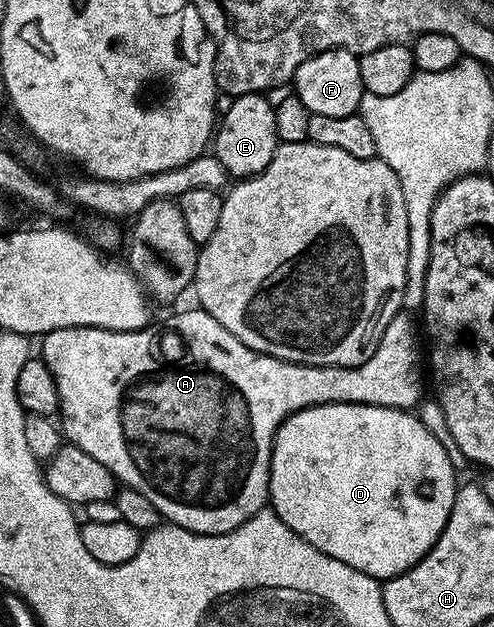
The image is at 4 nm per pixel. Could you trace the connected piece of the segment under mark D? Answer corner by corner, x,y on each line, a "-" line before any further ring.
314,404
312,408
303,408
288,416
277,430
271,451
271,477
267,495
271,511
281,518
281,522
285,522
285,526
289,526
289,530
305,538
305,542
317,546
321,554
329,554
329,558
337,558
337,562
345,562
345,566
353,566
353,570
361,570
361,574
369,574
374,580
382,582
409,570
421,562
425,554
429,554
437,538
441,538
445,522
449,522
456,487
457,473
450,465
444,446
425,428
418,415
402,408
382,408
372,404

